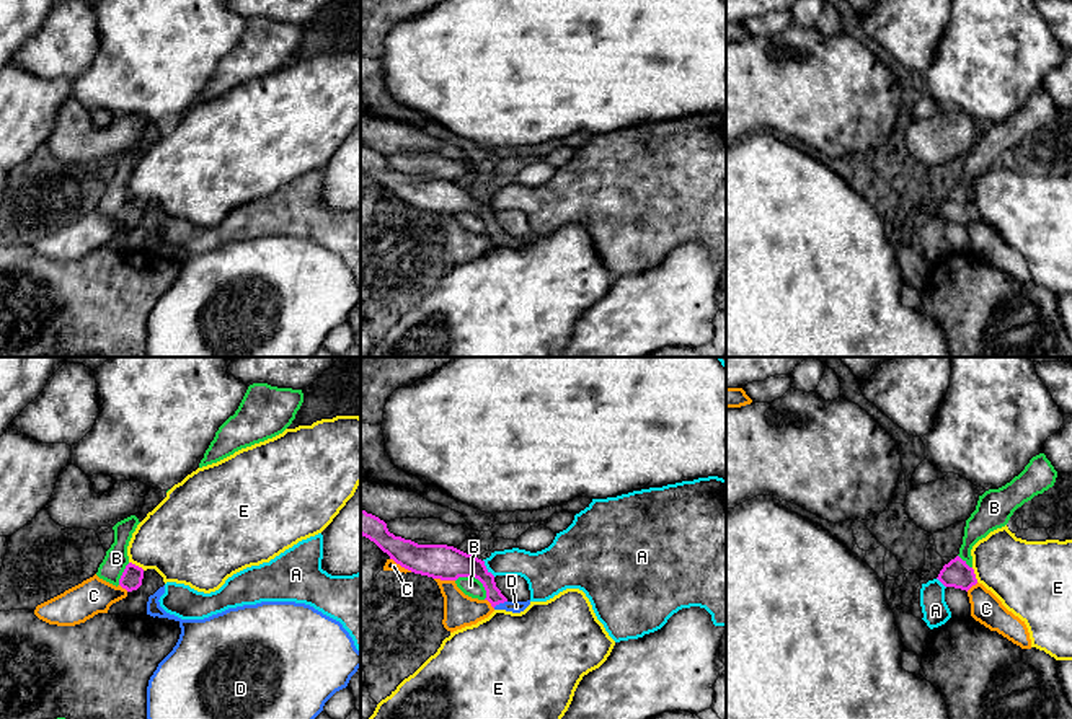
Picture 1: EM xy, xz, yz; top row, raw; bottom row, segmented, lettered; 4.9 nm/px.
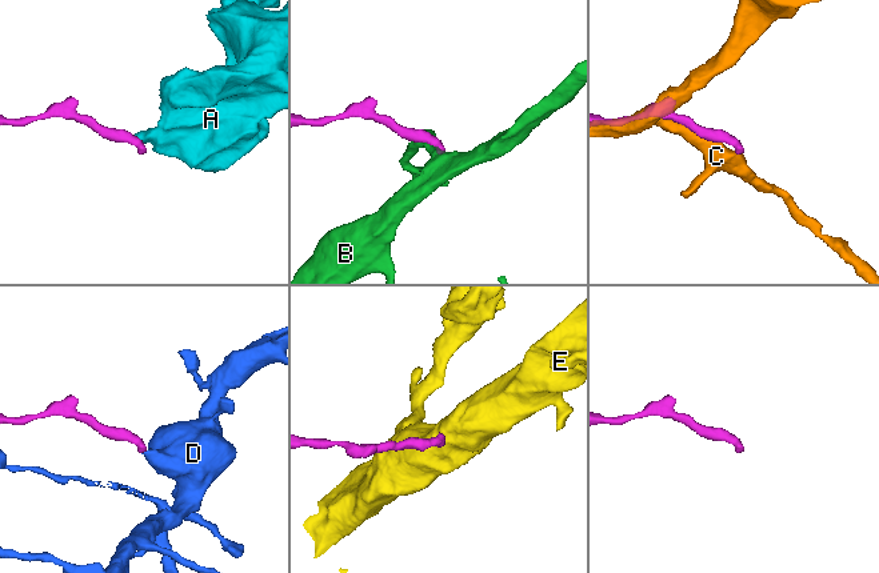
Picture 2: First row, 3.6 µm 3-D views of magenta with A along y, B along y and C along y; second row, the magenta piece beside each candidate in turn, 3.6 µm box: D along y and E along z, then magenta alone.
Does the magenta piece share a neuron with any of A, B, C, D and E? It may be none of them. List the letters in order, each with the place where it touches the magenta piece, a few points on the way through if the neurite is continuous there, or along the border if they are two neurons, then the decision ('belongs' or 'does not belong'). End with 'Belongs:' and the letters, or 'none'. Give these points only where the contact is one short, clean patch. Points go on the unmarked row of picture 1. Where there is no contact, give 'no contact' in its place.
A: meets magenta in xz at (485, 202); border along xz (483, 194), (483, 199), (495, 211); does not belong
B: meets magenta in xz at (475, 212); border along xz (456, 214), (475, 212), (487, 232); does not belong
C: meets magenta in xz at (402, 201); does not belong
D: meets magenta in xz at (500, 237); runs through xz (465, 199), (488, 217), (500, 237), (516, 242); belongs
E: meets magenta in xy at (137, 201); border along xy (129, 196), (144, 204); does not belong
Belongs: D

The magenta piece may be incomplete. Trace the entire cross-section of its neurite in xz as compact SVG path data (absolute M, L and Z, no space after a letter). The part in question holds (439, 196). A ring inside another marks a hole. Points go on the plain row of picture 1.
M361 145L361 170L374 176L383 187L401 202L441 215L457 215L458 212L478 214L486 233L494 245L512 248L524 246L527 236L509 236L496 222L494 210L486 204L485 196L447 179L418 179L411 174L395 171L387 158L379 152Z

